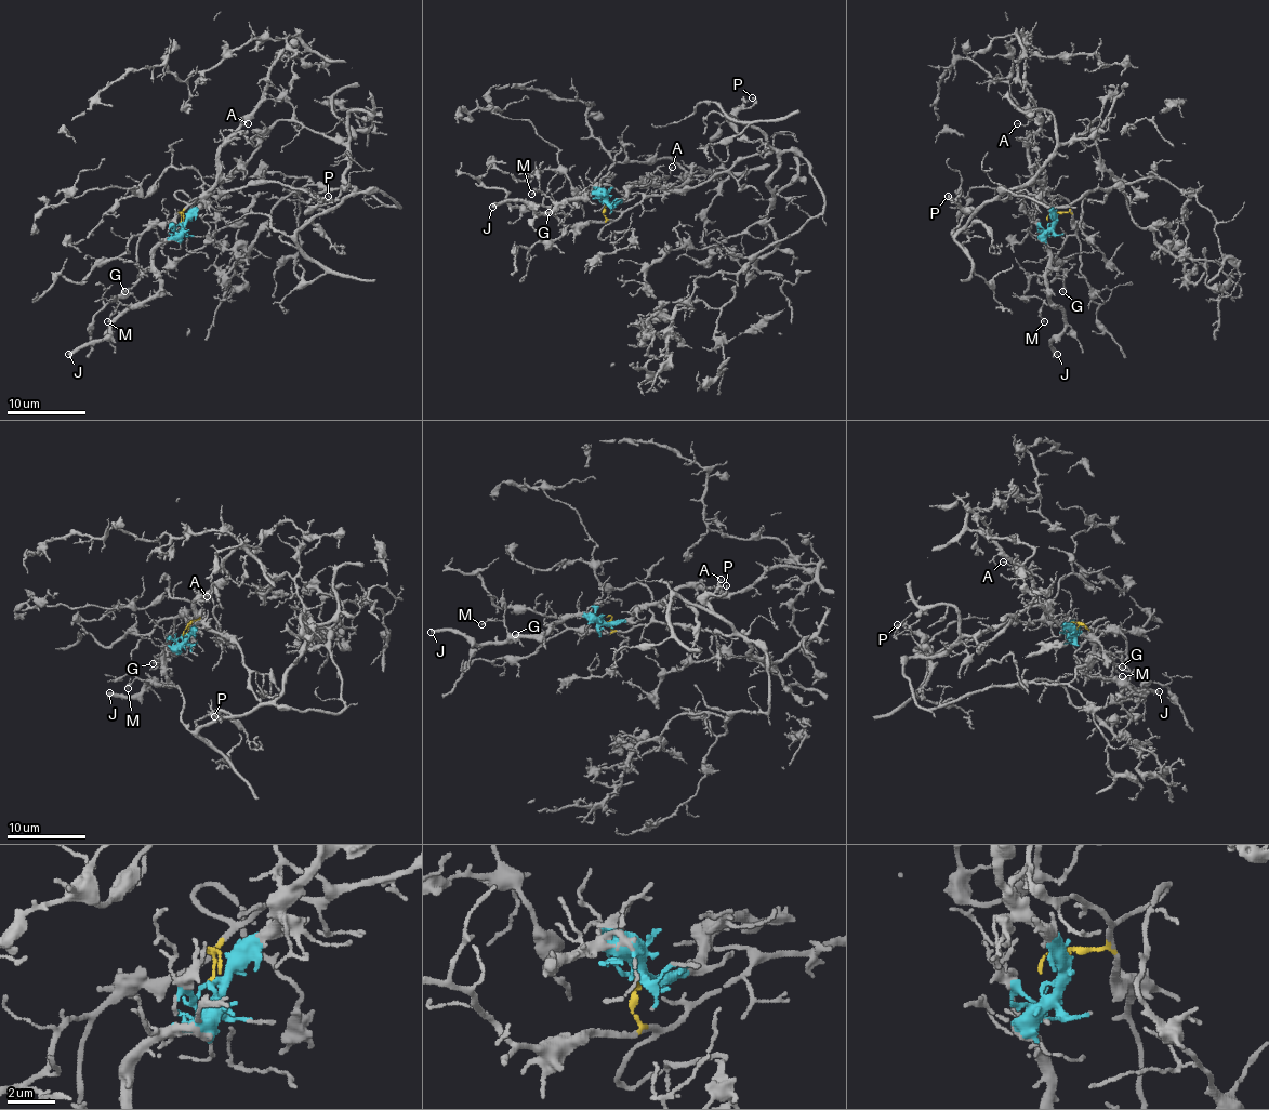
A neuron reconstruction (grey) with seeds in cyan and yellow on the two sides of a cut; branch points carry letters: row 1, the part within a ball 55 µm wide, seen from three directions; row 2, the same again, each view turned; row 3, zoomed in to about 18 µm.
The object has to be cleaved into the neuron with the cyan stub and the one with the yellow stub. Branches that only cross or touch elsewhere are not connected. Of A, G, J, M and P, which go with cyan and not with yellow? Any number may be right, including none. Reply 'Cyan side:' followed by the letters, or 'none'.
Cyan side: A, G, J, M

